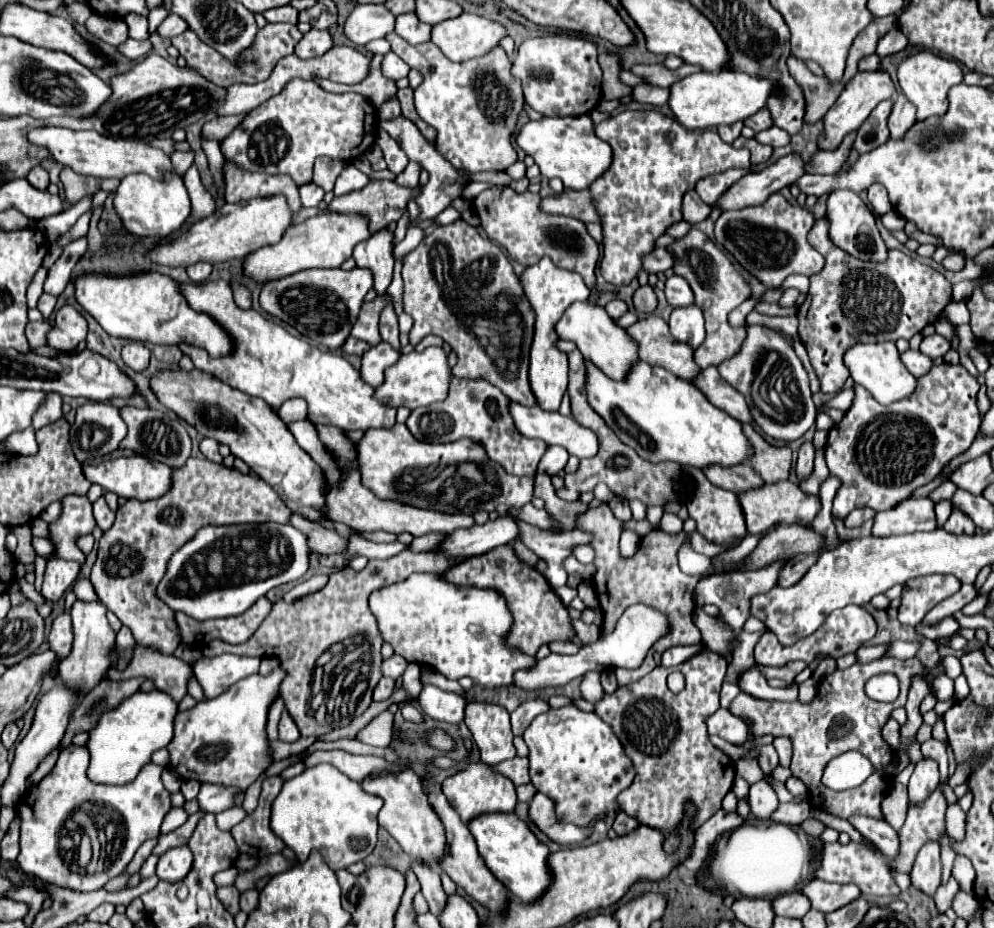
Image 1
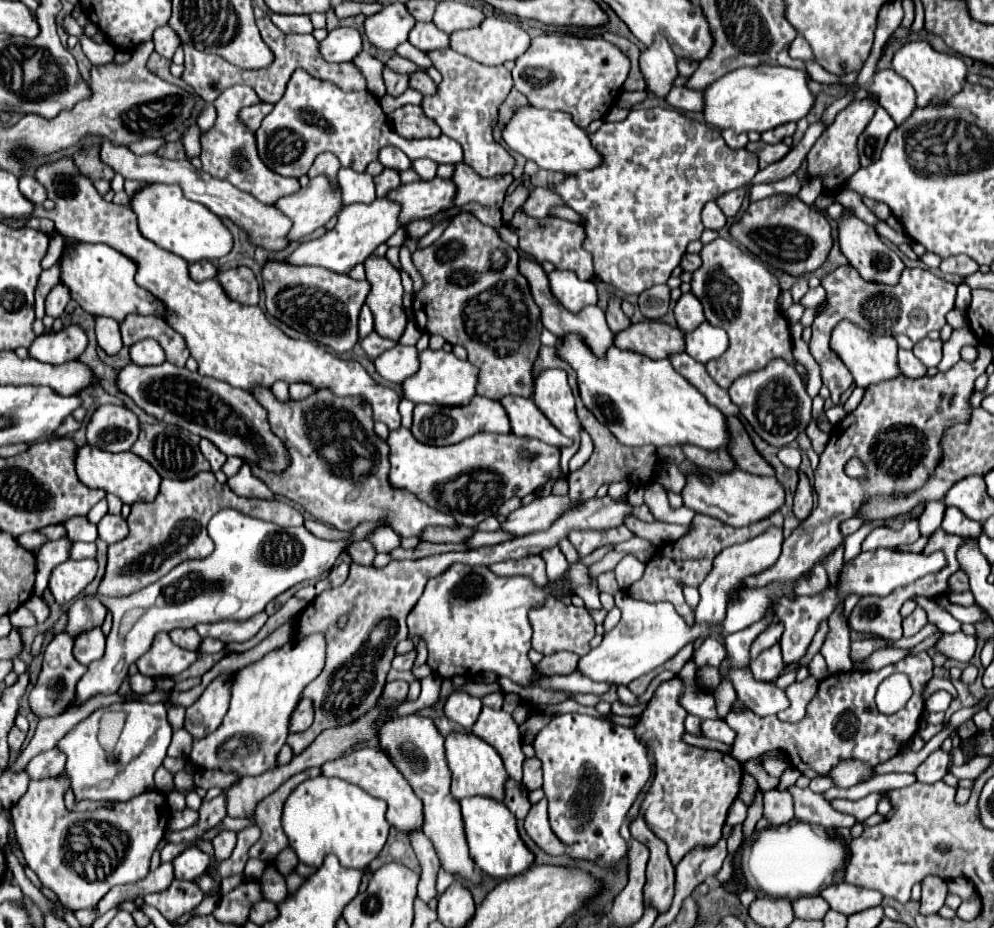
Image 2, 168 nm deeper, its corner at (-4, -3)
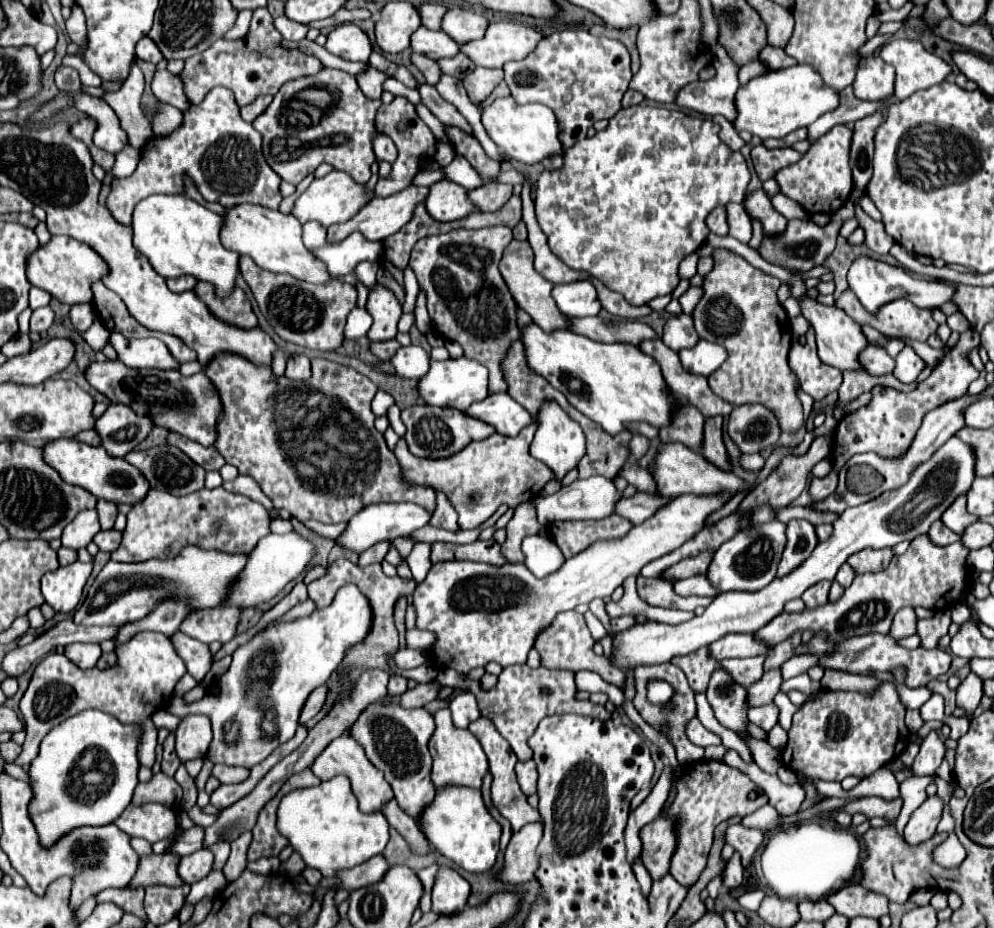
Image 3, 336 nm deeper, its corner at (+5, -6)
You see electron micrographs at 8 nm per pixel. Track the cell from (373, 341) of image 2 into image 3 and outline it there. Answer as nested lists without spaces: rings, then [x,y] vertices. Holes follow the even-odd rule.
[[[393,339],[393,341],[383,341],[383,343],[371,343],[373,355],[375,355],[377,359],[381,359],[381,361],[391,359],[391,357],[397,353],[399,347],[401,347],[401,345],[399,345],[395,339]]]

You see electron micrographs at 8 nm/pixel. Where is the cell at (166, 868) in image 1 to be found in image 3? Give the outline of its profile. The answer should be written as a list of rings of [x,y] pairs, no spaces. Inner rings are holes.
[[[199,849],[191,855],[181,857],[179,877],[191,885],[191,883],[207,877],[211,869],[213,869],[213,853],[209,849]]]

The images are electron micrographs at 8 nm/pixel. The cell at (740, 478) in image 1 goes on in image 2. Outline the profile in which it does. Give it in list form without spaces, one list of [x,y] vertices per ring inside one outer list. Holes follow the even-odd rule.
[[[684,446],[684,454],[690,462],[694,462],[696,466],[700,468],[706,468],[710,472],[716,472],[716,474],[726,474],[730,470],[736,468],[730,452],[726,448],[720,448],[720,450],[714,450],[714,452],[706,452],[702,448],[692,448],[692,446]]]

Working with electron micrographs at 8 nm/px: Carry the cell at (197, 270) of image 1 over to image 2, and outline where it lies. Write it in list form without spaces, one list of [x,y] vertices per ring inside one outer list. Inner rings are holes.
[[[196,262],[196,264],[190,264],[190,278],[196,280],[196,282],[204,282],[208,278],[216,278],[216,266],[210,264],[210,262]]]

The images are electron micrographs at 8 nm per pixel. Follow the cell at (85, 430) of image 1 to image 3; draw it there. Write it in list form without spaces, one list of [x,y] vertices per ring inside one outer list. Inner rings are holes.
[[[111,405],[105,415],[97,419],[97,433],[103,439],[103,447],[115,457],[125,457],[151,433],[153,427],[153,419],[137,415],[127,405]]]

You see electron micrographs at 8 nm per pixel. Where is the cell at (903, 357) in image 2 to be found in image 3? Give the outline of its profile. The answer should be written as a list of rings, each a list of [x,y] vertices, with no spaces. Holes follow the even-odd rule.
[[[869,345],[865,351],[861,351],[861,367],[865,367],[871,375],[887,375],[893,371],[895,359],[889,357],[885,349]]]

